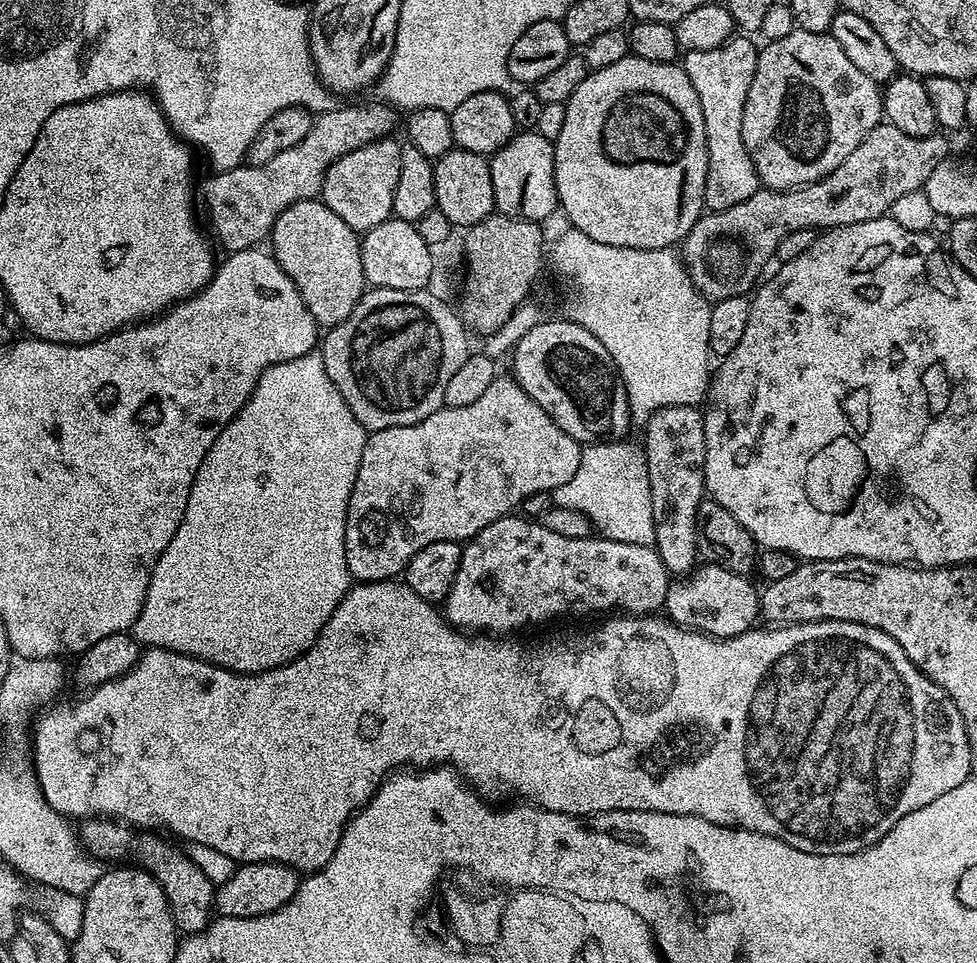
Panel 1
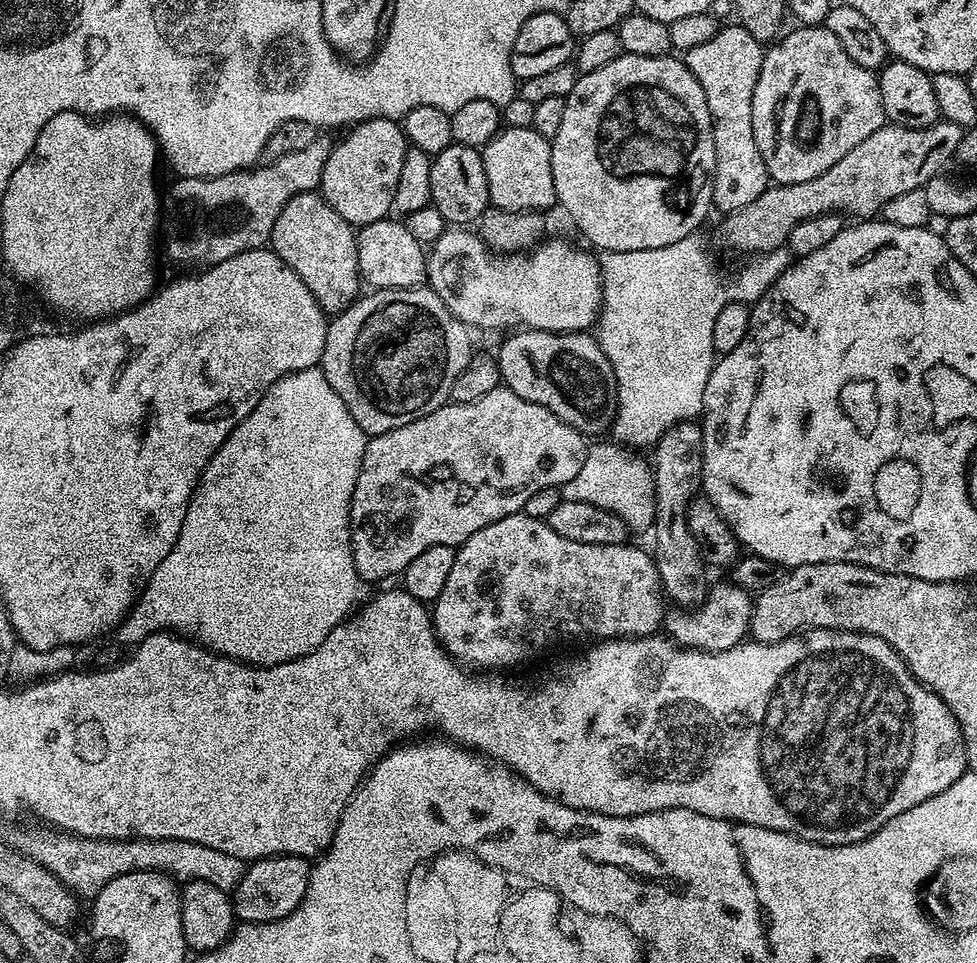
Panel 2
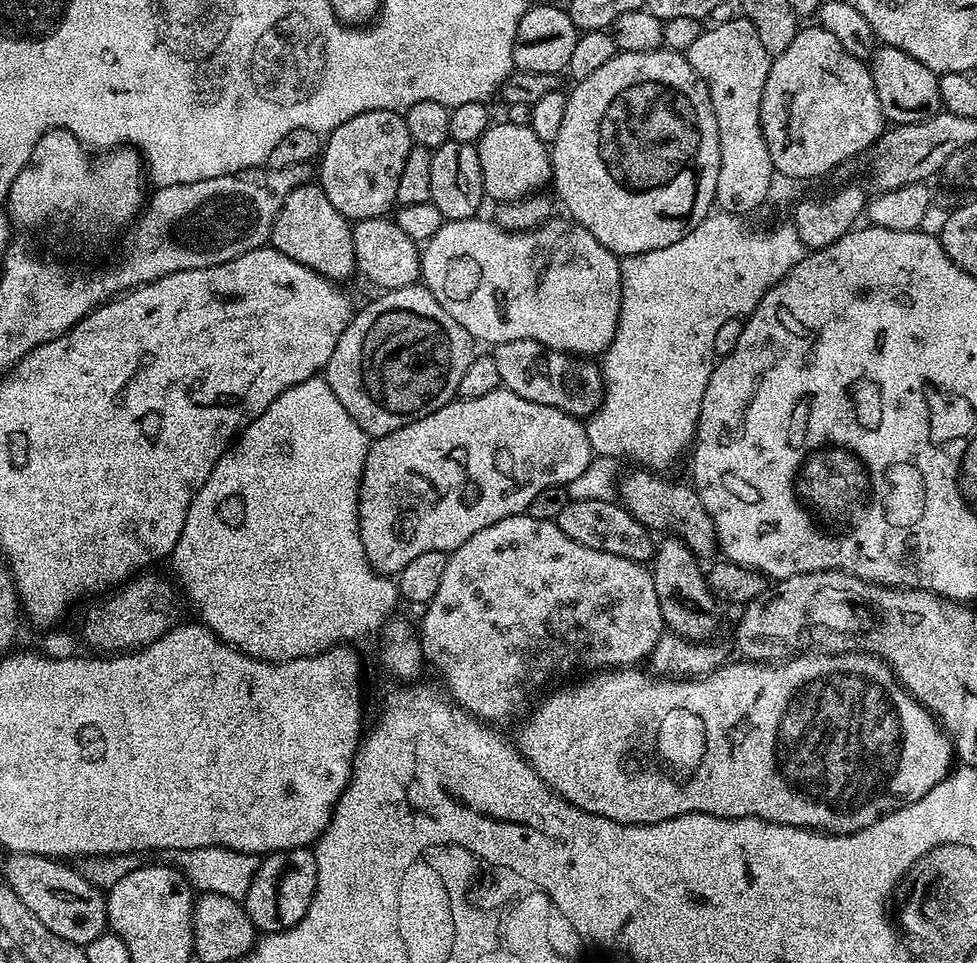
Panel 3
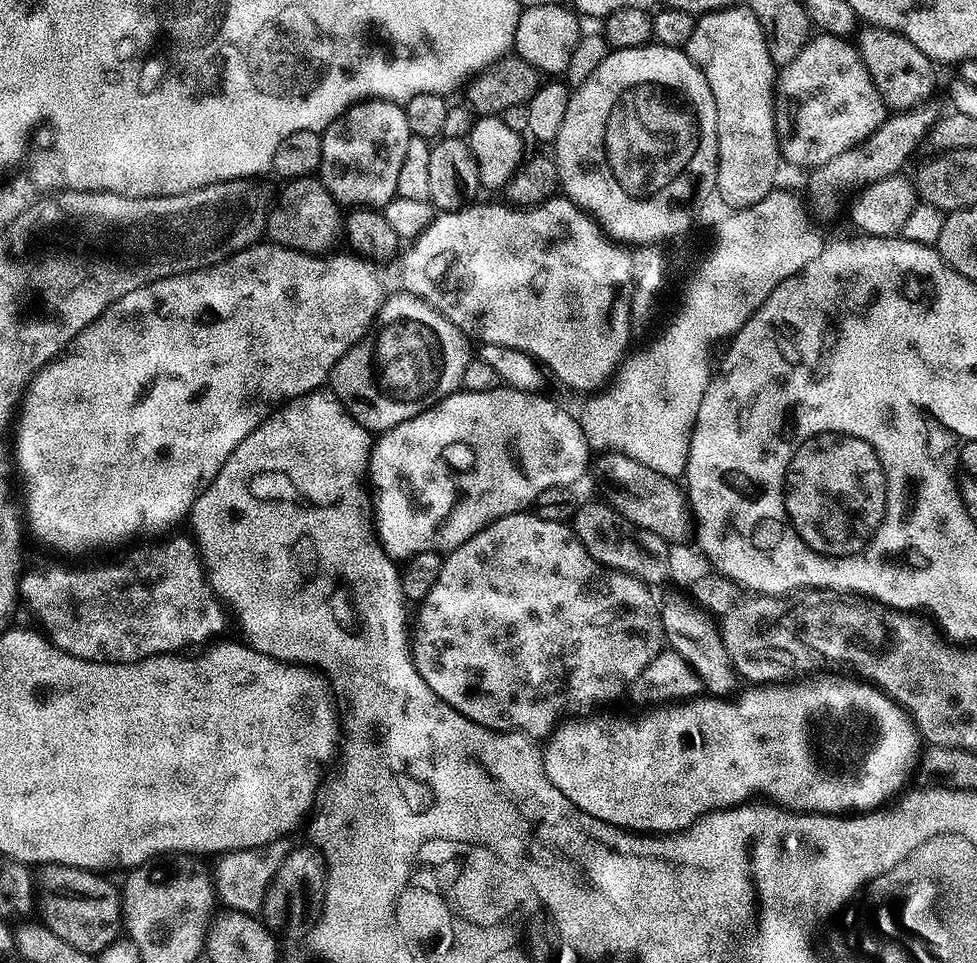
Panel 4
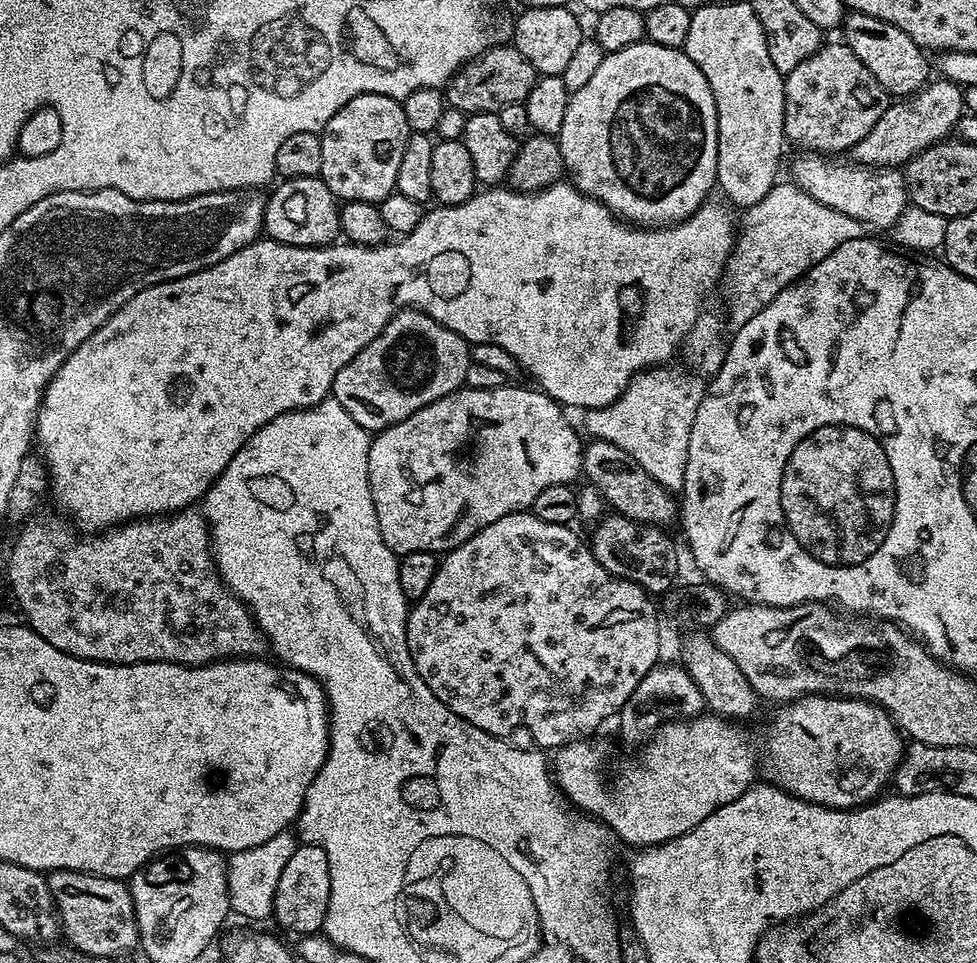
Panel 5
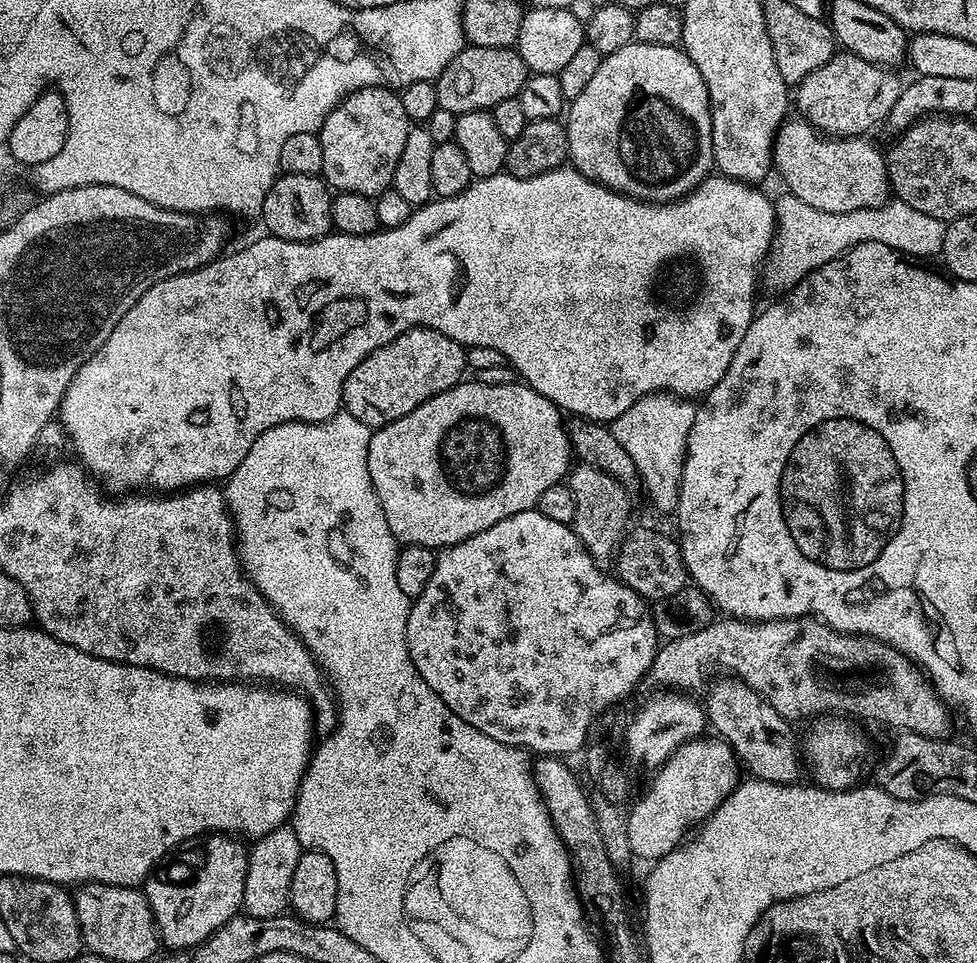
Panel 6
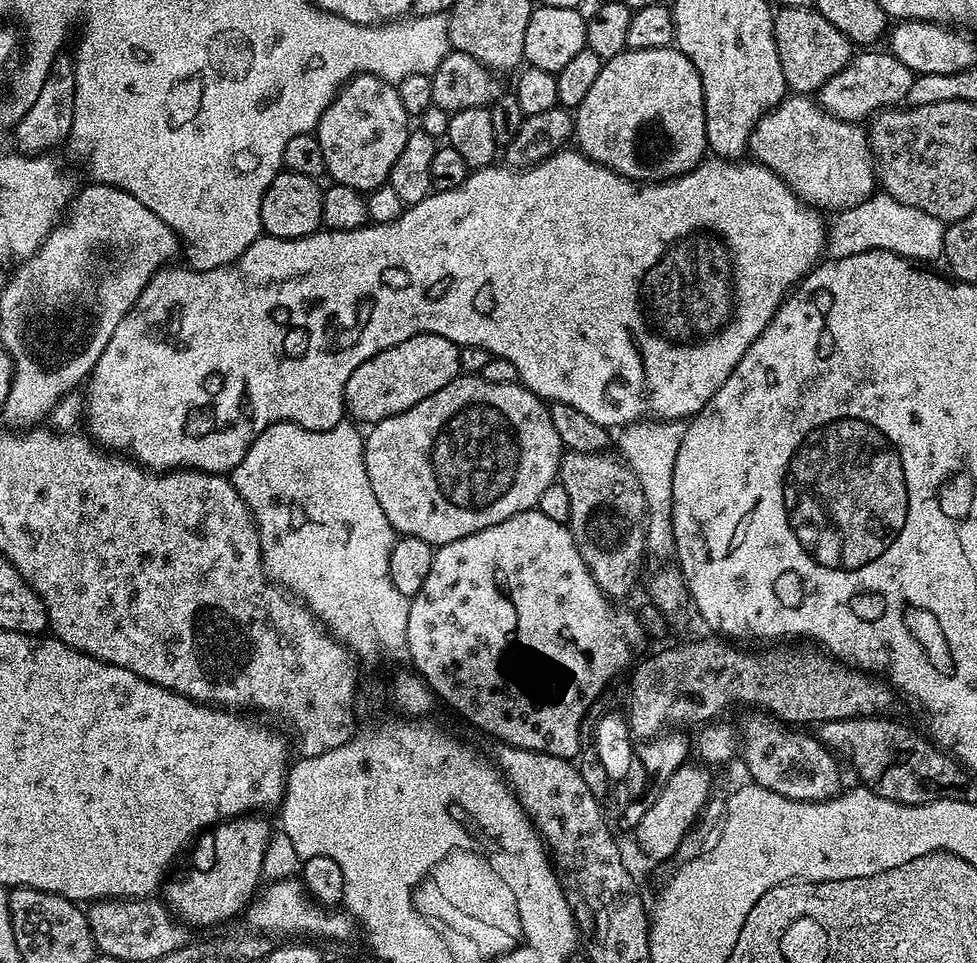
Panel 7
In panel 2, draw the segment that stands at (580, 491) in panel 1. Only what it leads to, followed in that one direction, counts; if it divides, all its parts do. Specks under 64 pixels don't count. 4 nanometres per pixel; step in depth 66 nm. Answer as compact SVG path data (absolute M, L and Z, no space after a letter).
M615 442L607 443L593 443L589 447L586 458L582 462L582 470L578 470L578 474L574 474L574 478L570 478L570 482L566 482L562 486L563 499L593 503L594 506L601 507L602 510L616 515L629 530L635 530L635 528L651 529L656 518L656 484L652 481L652 469L649 461L645 457L643 460L640 457L643 455L639 451Z

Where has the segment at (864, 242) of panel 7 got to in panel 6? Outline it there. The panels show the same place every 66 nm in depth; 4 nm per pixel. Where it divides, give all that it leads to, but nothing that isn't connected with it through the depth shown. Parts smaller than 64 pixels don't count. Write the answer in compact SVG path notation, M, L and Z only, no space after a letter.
M784 194L781 200L775 201L775 205L778 227L762 268L762 280L779 290L796 287L814 270L826 266L826 262L834 258L846 255L862 242L882 242L882 246L890 246L901 254L908 254L912 246L932 248L936 254L944 251L945 221L930 218L930 214L922 214L922 210L914 210L914 206L906 206L897 199L880 208L849 212L814 210L814 206L806 206L802 198L791 194Z

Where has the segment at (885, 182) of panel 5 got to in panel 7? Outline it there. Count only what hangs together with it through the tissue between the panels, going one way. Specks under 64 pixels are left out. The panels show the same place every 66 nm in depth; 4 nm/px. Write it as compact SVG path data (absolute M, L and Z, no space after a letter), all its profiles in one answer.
M788 94L775 104L754 126L748 152L755 163L783 178L803 203L820 210L853 208L870 199L878 188L865 129L832 116L808 94Z

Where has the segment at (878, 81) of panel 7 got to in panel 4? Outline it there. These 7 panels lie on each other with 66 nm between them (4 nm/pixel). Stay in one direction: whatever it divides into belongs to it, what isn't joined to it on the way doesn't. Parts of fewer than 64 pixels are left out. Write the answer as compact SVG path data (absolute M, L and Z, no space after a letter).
M827 34L813 35L808 43L802 46L802 50L798 50L796 57L779 69L774 89L774 109L776 112L776 137L780 143L780 155L783 163L785 165L793 164L796 168L804 168L803 170L820 168L826 162L830 162L830 158L838 158L838 154L850 150L856 144L861 144L867 136L874 134L874 130L878 130L878 126L882 126L882 122L886 118L884 99L878 94L878 90L866 70L857 45L849 42L843 36L830 36Z

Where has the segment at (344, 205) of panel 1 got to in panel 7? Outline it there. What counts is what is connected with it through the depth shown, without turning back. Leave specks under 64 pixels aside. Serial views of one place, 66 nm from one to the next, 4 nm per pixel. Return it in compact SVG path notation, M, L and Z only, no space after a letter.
M357 74L337 92L316 124L314 135L326 158L326 173L335 183L370 193L388 183L390 169L410 131L410 117L402 106L400 89L395 83L377 76Z

